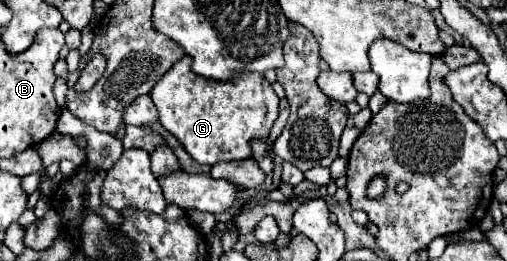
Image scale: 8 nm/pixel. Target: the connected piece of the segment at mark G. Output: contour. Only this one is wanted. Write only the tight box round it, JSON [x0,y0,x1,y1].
[151,56,279,166]

